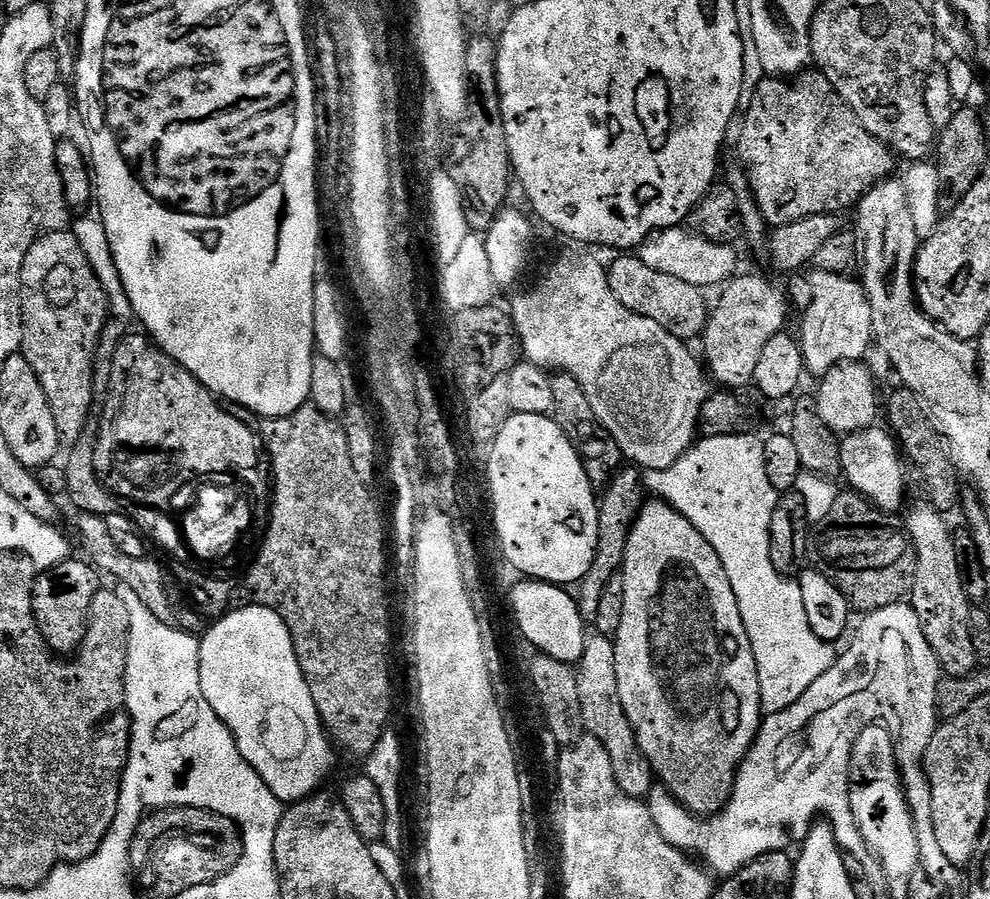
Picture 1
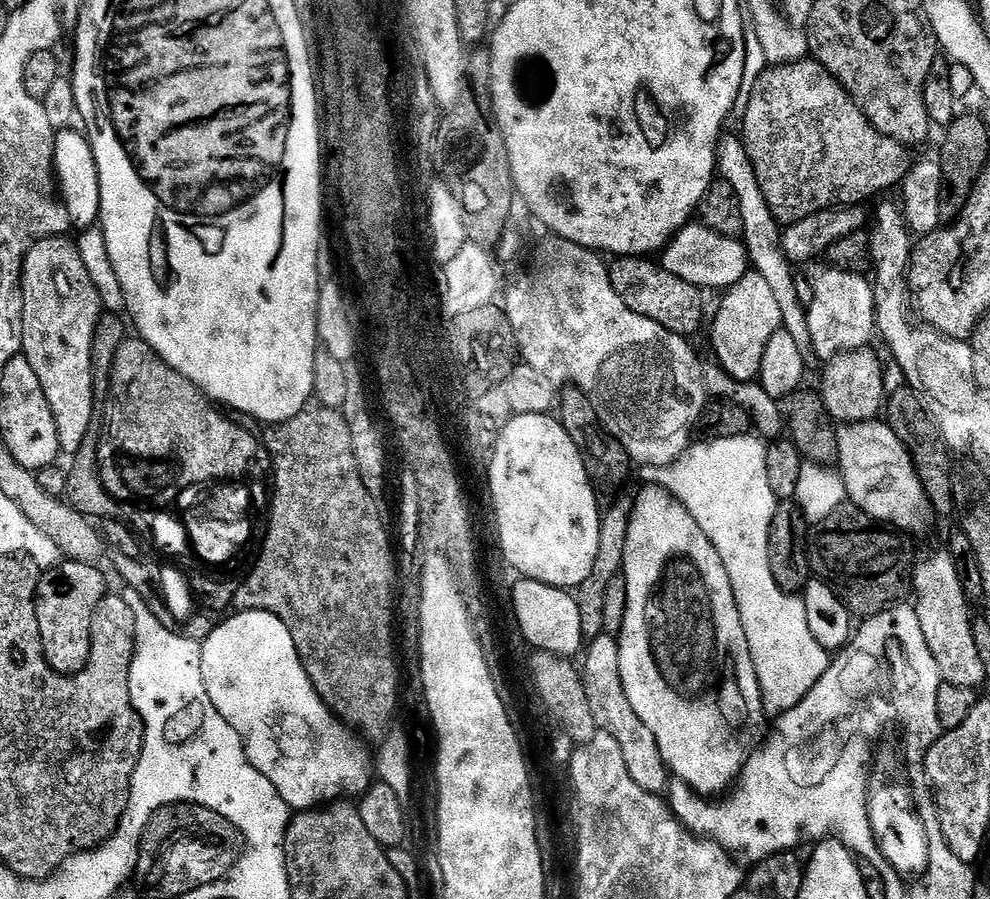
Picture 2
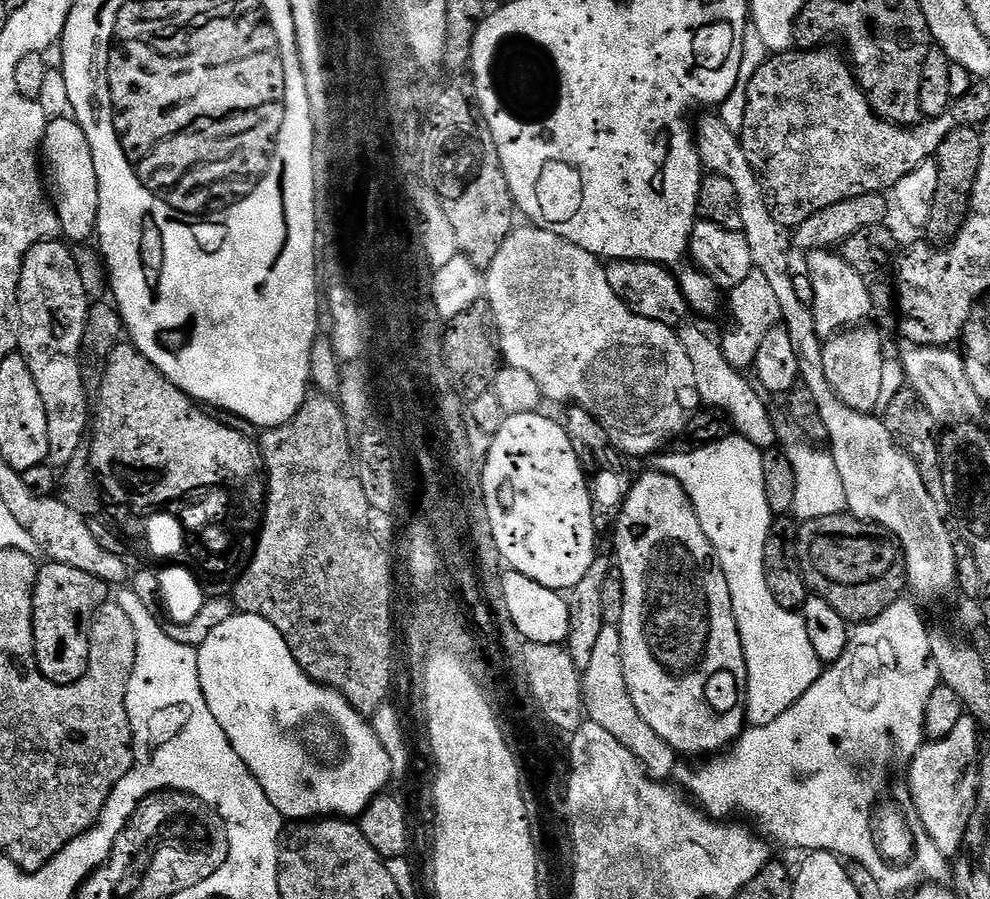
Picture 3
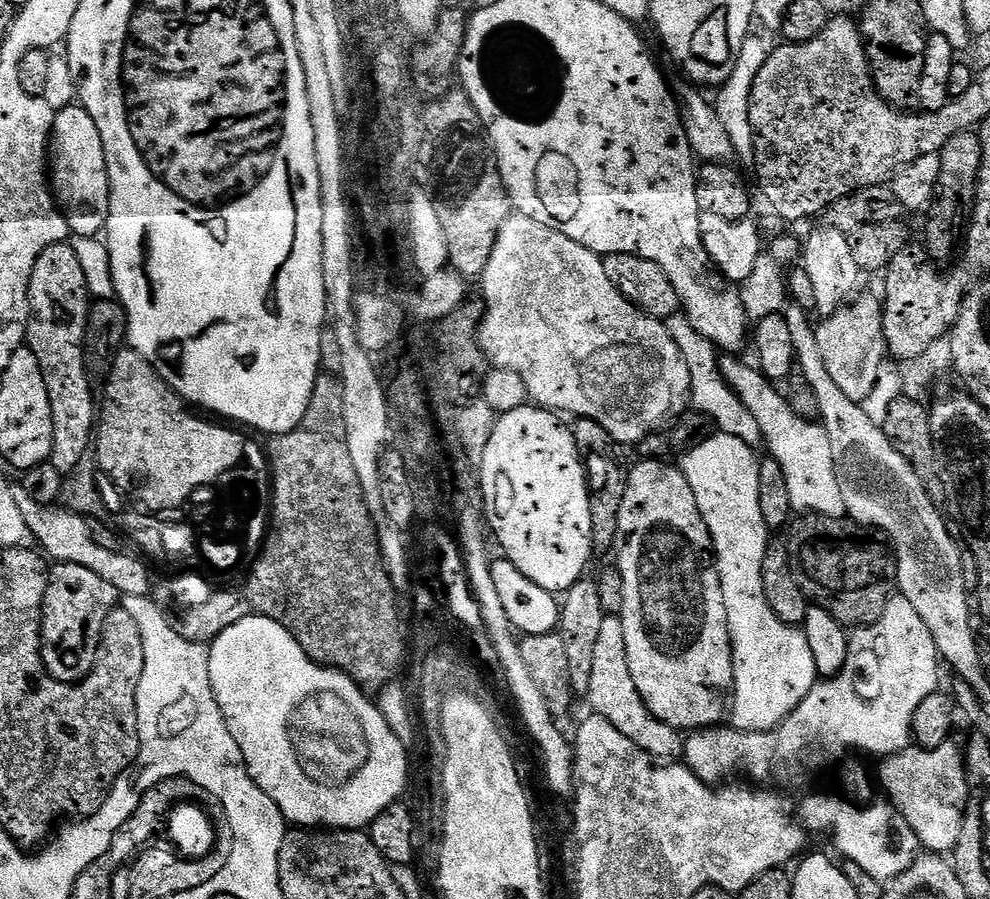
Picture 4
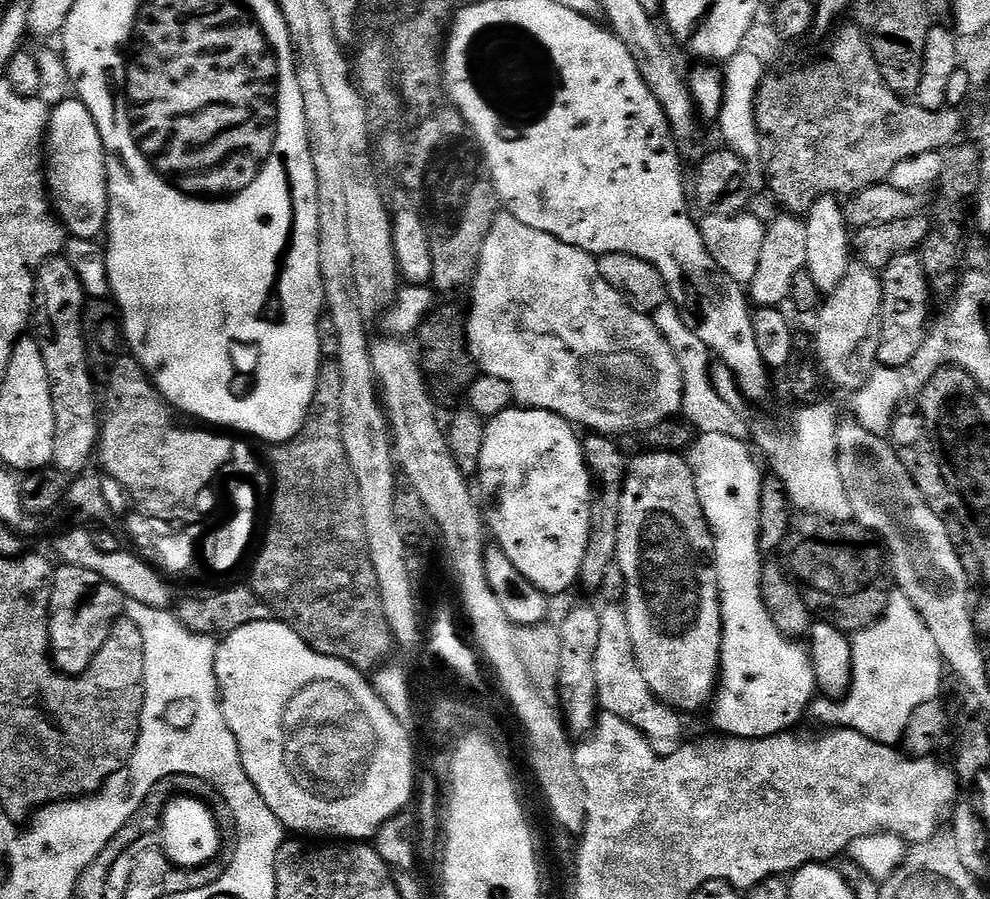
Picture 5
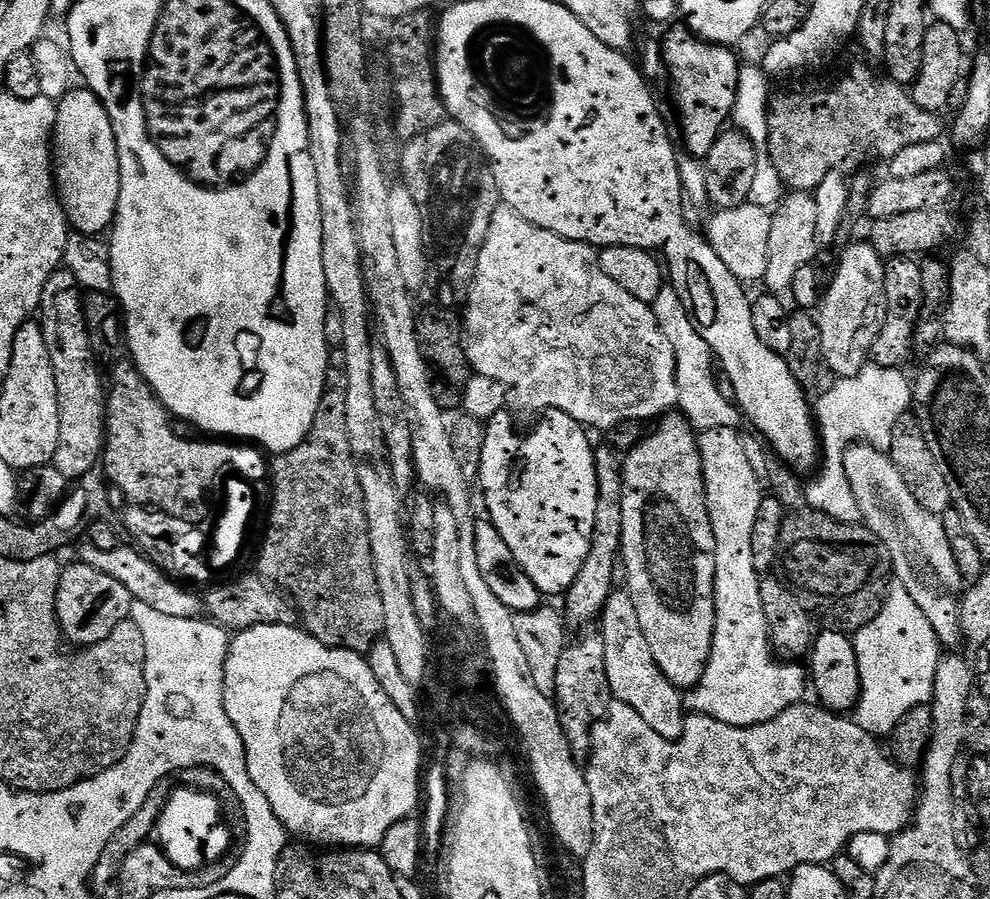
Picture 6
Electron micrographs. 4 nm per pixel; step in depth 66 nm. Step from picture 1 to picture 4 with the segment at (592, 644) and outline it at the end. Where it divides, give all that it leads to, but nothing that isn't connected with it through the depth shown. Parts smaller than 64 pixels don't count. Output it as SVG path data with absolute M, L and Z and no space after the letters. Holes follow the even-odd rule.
M605 615L602 631L598 633L598 643L594 646L594 670L590 670L590 686L586 699L592 703L591 711L606 718L614 730L626 734L634 746L638 746L653 761L667 766L675 764L683 757L685 737L679 731L661 722L646 706L634 678L630 678L630 662L626 662L626 634L622 630L619 615Z

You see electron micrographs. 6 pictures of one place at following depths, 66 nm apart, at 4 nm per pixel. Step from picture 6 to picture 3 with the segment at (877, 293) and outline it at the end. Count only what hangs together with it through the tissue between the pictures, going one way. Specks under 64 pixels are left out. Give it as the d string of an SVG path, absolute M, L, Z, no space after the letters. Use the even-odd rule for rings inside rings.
M857 326L849 328L843 334L837 334L827 341L824 353L818 358L824 364L826 378L832 389L838 394L850 410L875 413L878 409L878 398L882 394L882 366L886 359L884 340L876 328Z

